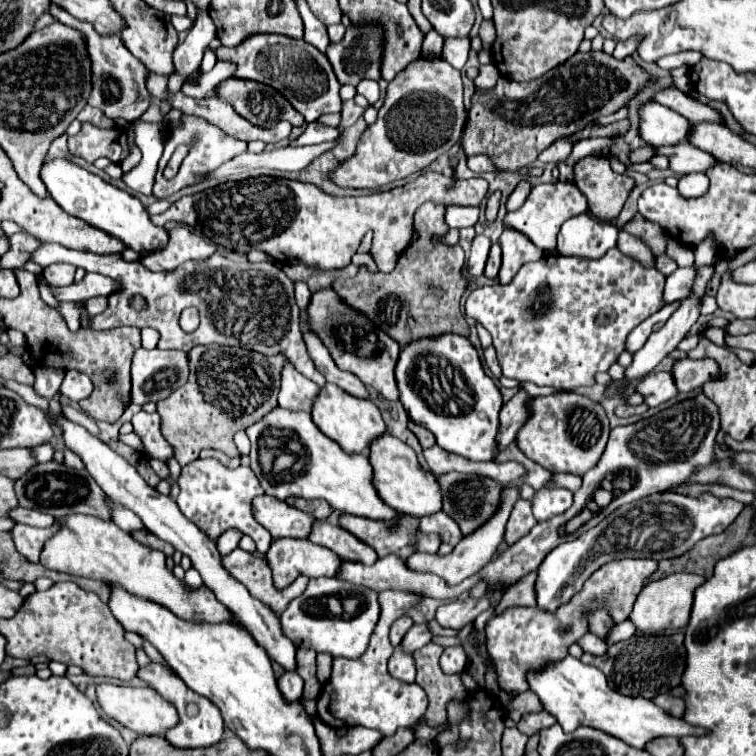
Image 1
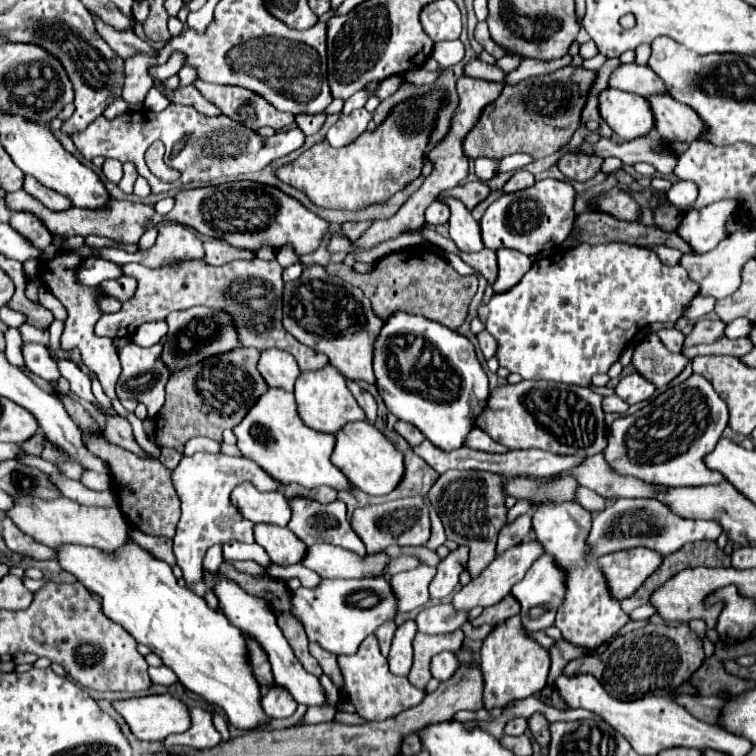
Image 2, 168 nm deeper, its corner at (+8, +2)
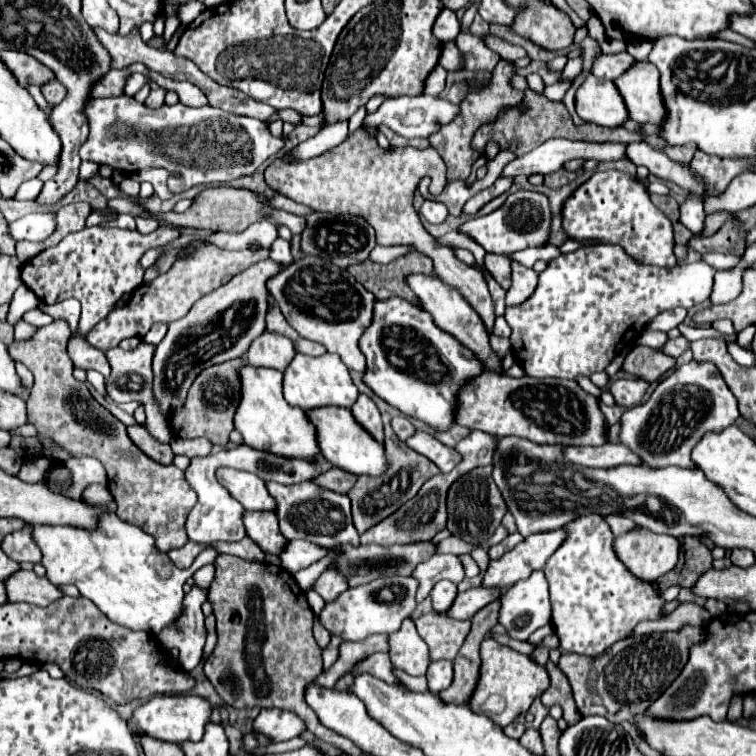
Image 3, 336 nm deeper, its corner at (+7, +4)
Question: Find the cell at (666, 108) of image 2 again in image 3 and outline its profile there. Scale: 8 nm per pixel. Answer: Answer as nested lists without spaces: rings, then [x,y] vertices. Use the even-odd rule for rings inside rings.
[[[646,60],[636,62],[636,68],[630,68],[626,76],[620,76],[616,88],[620,90],[634,122],[660,126],[666,120],[668,110],[660,92],[660,72],[646,64]]]

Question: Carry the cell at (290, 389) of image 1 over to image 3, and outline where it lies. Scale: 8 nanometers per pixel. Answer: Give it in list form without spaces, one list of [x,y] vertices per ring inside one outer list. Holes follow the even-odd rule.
[[[264,332],[246,352],[246,362],[256,368],[274,368],[284,372],[288,368],[286,364],[290,364],[294,356],[296,350],[286,336]]]

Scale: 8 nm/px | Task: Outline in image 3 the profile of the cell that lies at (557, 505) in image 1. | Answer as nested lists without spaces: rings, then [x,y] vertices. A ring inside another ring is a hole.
[[[598,514],[578,516],[564,526],[566,540],[544,566],[550,584],[552,626],[564,652],[598,656],[614,642],[626,638],[640,620],[662,618],[662,600],[652,584],[630,576],[614,556],[614,534]]]

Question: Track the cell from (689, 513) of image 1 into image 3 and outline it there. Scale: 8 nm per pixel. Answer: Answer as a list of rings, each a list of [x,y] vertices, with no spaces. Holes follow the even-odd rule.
[[[534,570],[528,580],[518,582],[510,590],[504,592],[500,624],[506,626],[506,632],[510,638],[524,642],[524,640],[528,640],[528,636],[534,630],[550,624],[550,618],[552,618],[552,608],[550,608],[550,600],[548,600],[548,582],[546,582],[542,570]]]

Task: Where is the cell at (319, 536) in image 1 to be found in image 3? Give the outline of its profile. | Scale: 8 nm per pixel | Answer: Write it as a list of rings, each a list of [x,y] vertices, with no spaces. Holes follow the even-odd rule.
[[[266,482],[270,494],[278,500],[278,520],[280,520],[280,532],[288,540],[310,540],[312,544],[324,546],[328,550],[338,548],[342,544],[360,546],[360,536],[352,524],[350,516],[350,498],[346,494],[336,494],[324,488],[318,488],[312,482],[300,482],[292,486],[282,486],[274,482]]]

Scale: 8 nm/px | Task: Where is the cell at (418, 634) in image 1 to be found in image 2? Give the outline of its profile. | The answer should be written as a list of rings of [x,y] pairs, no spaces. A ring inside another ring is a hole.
[[[451,602],[427,606],[417,616],[417,628],[425,634],[447,634],[461,628],[469,620],[469,612],[453,610]]]

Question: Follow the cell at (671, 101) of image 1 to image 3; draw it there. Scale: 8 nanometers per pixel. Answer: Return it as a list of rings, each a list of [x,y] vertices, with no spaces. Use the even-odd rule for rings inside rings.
[[[622,52],[622,54],[614,54],[614,56],[598,56],[598,60],[594,62],[594,68],[592,68],[592,74],[598,76],[598,78],[604,78],[604,80],[616,80],[618,76],[622,76],[624,72],[628,72],[632,66],[636,64],[636,60],[628,54],[628,52]]]

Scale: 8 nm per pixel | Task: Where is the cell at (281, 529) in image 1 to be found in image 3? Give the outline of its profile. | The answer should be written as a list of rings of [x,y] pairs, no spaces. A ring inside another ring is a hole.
[[[220,468],[218,482],[222,482],[222,486],[230,492],[232,498],[236,498],[244,506],[244,510],[254,510],[254,512],[276,510],[276,500],[270,496],[266,482],[262,482],[258,476],[250,472]]]

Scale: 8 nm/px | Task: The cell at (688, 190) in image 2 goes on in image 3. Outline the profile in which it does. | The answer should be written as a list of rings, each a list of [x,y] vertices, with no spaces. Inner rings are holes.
[[[688,194],[688,198],[680,204],[680,222],[698,234],[704,226],[704,212],[702,212],[702,196]]]

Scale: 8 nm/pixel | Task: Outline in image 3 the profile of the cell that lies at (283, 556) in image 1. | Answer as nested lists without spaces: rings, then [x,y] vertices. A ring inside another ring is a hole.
[[[244,512],[244,524],[248,536],[266,552],[280,554],[288,540],[278,530],[278,516],[274,512]]]

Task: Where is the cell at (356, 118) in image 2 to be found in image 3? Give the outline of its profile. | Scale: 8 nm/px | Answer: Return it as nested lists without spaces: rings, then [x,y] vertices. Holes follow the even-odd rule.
[[[420,94],[420,96],[400,96],[394,100],[386,100],[374,114],[366,114],[364,118],[364,126],[380,126],[386,124],[388,128],[392,128],[394,132],[402,134],[404,138],[428,138],[432,132],[436,132],[440,126],[448,124],[450,120],[454,120],[454,116],[458,114],[458,104],[450,104],[446,100],[440,100],[436,96],[428,96],[428,94]]]

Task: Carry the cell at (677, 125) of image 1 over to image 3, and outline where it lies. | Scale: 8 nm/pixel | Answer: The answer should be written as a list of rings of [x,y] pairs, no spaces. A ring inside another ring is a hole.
[[[592,74],[576,92],[576,112],[582,120],[606,128],[620,128],[626,120],[630,120],[616,84],[610,80],[598,80]]]

